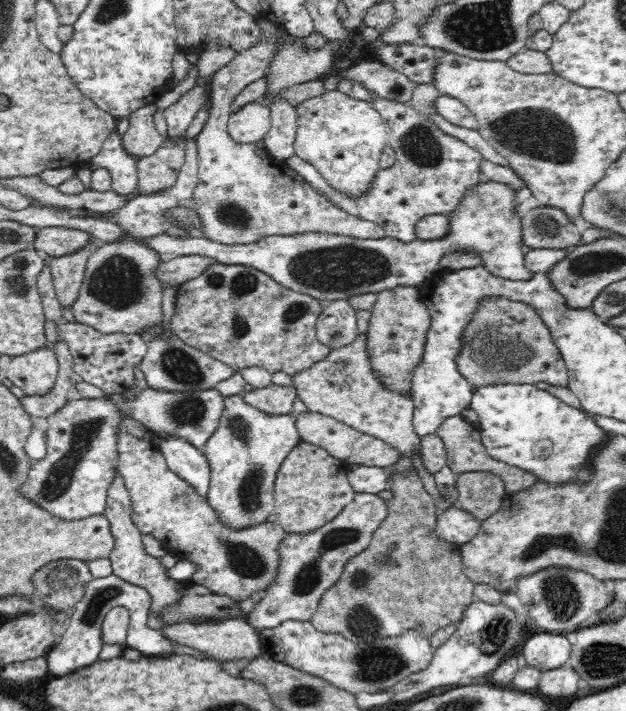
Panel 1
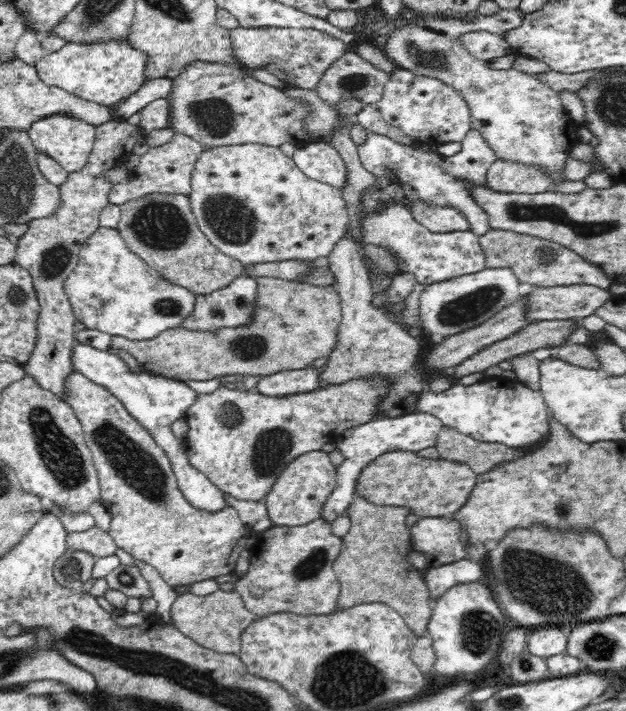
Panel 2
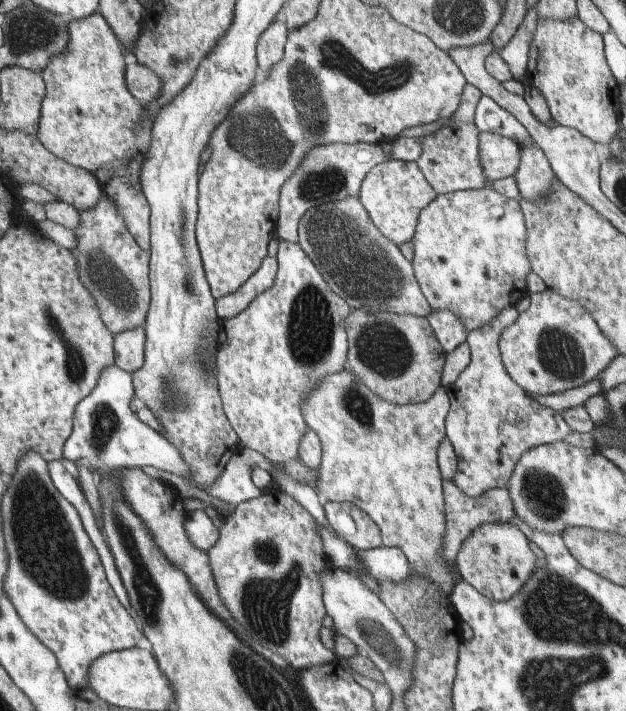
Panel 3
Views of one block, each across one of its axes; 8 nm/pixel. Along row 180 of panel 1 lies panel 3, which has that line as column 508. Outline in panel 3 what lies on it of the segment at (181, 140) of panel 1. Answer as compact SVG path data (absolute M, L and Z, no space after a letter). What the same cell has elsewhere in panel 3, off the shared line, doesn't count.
M481 131L477 134L477 145L479 162L488 185L515 175L521 160L521 148L513 140Z

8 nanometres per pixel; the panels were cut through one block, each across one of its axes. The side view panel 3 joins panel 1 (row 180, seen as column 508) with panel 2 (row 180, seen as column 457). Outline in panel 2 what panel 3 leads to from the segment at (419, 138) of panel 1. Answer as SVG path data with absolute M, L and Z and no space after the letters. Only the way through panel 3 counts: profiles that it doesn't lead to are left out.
M471 128L461 140L461 150L453 156L444 156L438 151L426 151L417 143L412 145L402 143L376 132L368 132L367 136L366 143L358 146L357 149L364 168L376 177L376 182L364 189L361 194L363 212L380 212L380 210L384 210L384 208L388 208L392 204L399 204L399 206L403 206L412 213L412 208L418 202L423 202L427 206L453 208L461 212L469 222L469 230L476 236L482 236L492 230L490 215L482 209L482 205L472 195L472 189L491 189L488 170L497 160L494 151L488 148L479 132Z

